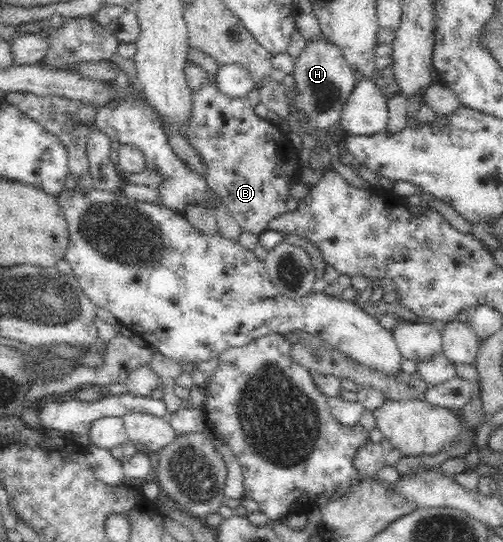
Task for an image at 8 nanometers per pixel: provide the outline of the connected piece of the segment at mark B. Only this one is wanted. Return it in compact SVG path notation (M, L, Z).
M212 78L209 79L209 83L205 83L205 87L201 87L199 91L195 91L191 96L191 103L188 112L184 115L182 122L171 122L167 119L164 119L162 115L153 113L153 123L158 123L158 126L161 127L166 133L171 133L175 131L176 133L183 134L183 137L189 142L192 149L196 153L196 157L199 158L200 165L204 167L204 176L209 184L209 187L219 195L222 199L222 202L227 207L227 210L230 212L233 218L236 219L236 222L240 225L240 228L247 233L252 233L253 235L262 235L265 231L269 230L269 223L279 217L279 215L286 212L286 205L289 200L293 200L293 187L297 185L300 181L300 176L302 173L301 157L299 156L299 151L293 146L291 138L289 138L289 133L283 131L281 127L273 125L271 121L267 121L266 118L259 117L257 113L253 110L254 107L249 102L249 98L232 98L231 96L219 93L217 88L212 83Z

